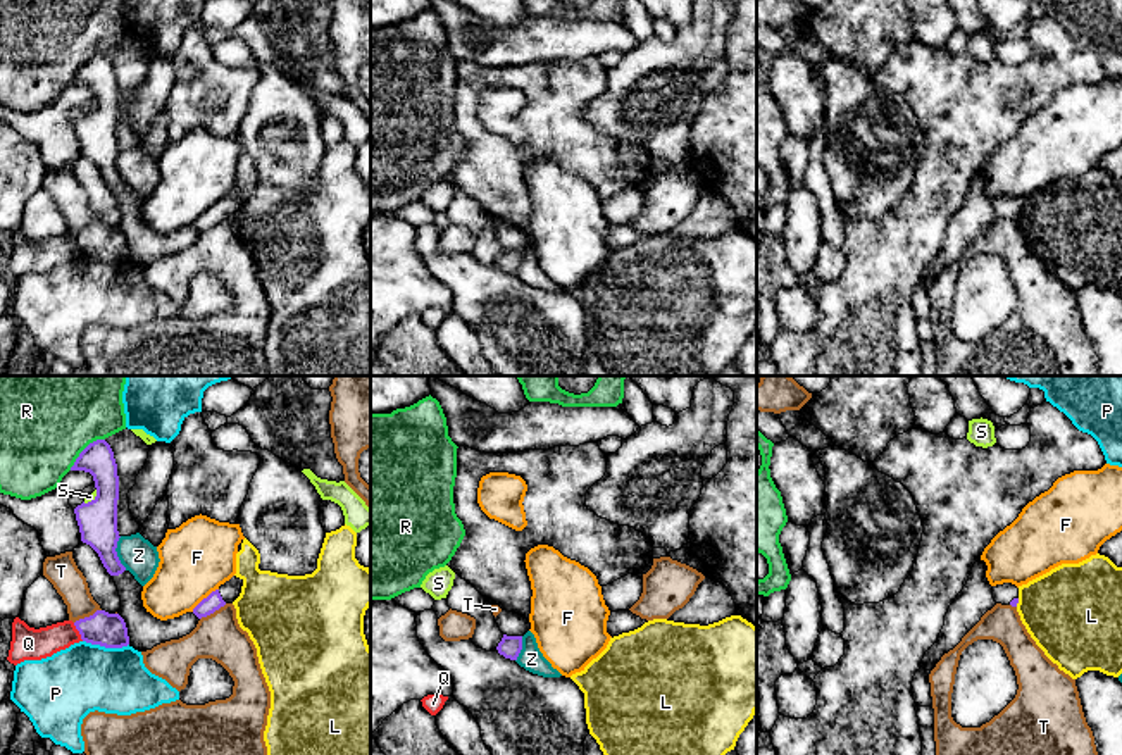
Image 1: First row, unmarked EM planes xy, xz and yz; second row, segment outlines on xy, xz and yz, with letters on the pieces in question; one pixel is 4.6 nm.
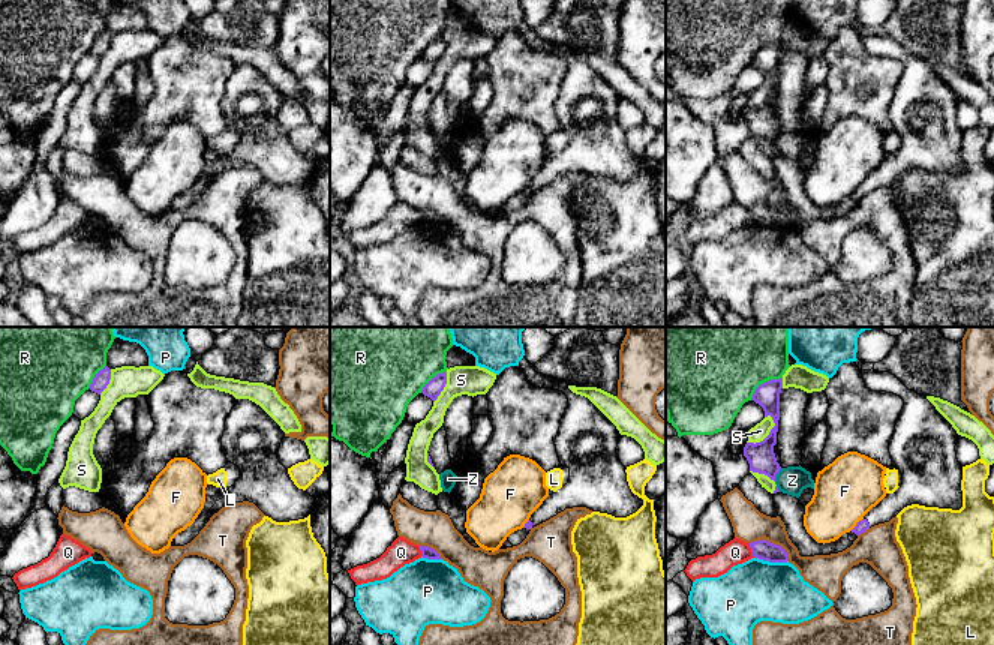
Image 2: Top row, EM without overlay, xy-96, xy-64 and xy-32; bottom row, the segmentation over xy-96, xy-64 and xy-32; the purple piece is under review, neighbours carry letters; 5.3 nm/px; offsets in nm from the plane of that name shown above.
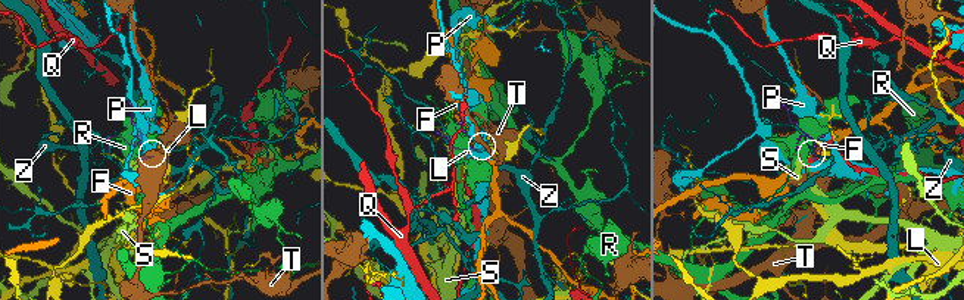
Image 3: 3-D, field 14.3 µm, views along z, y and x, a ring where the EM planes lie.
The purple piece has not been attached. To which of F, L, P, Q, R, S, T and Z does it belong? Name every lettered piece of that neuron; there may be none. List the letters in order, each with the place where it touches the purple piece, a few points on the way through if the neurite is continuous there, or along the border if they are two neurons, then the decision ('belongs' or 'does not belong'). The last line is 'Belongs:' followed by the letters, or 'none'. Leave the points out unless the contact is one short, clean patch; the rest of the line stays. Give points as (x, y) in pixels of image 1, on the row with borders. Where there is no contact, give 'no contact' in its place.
F: contact xy (204, 599); border xy (218, 588), (192, 611); does not belong
L: contact yz (1017, 602); border yz (1019, 599), (1016, 605); does not belong
P: contact xy (105, 647); does not belong
Q: contact xy (78, 630); border xy (73, 623), (83, 640); does not belong
R: contact xy (83, 450); does not belong
S: contact xy (92, 500); does not belong
T: contact xy (87, 617); does not belong
Z: contact xy (116, 554); does not belong
Belongs: none

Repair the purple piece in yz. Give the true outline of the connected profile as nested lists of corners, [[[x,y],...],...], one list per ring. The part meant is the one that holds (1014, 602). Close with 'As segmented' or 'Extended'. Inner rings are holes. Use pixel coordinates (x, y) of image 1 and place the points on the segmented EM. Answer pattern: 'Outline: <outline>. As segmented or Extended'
Outline: [[[1012,583],[996,584],[993,586],[993,598],[996,603],[1017,607],[1019,588]]]. Extended

